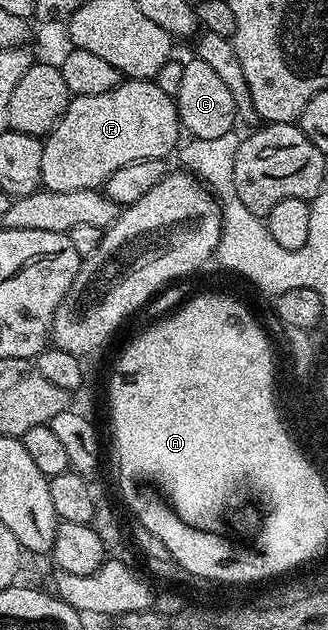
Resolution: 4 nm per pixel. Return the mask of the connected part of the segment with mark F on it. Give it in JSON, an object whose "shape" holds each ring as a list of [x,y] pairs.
{"shape":[[[124,80],[112,92],[100,92],[100,96],[71,97],[64,116],[49,134],[45,135],[41,185],[52,192],[76,192],[105,187],[108,176],[124,164],[149,158],[165,159],[179,145],[180,123],[178,103],[160,90],[154,80]]]}

